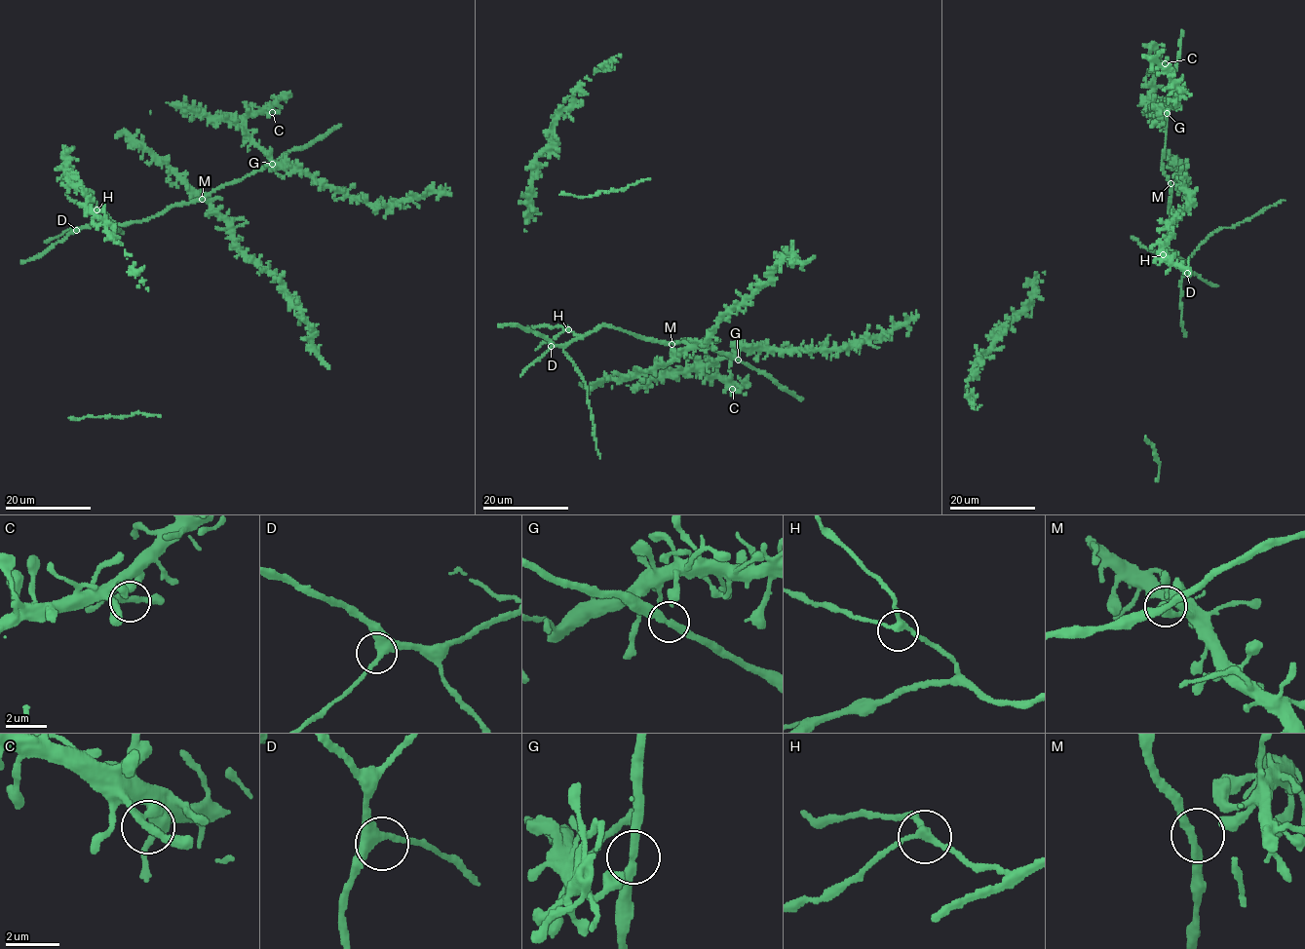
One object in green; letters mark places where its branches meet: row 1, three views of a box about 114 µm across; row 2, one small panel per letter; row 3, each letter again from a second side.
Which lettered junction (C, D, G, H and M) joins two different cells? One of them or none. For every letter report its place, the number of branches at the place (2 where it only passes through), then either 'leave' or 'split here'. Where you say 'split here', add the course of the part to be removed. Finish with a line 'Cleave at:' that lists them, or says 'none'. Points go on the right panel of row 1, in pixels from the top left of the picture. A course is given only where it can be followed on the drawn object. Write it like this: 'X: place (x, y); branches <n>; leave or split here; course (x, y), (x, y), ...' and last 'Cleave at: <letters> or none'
C: place (1165, 63); branches 3; leave
D: place (1187, 273); branches 3; leave
G: place (1167, 113); branches 3; leave
H: place (1163, 254); branches 3; leave
M: place (1170, 183); branches 3; leave
Cleave at: none

